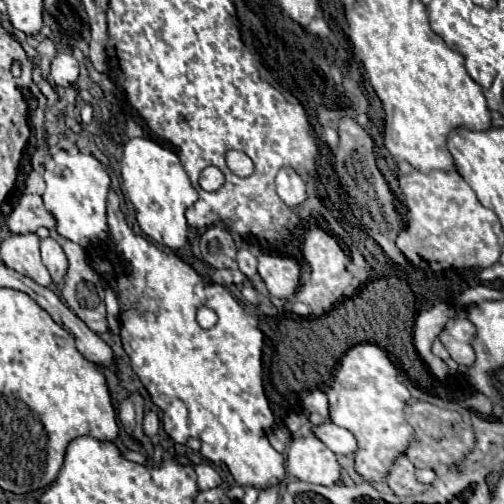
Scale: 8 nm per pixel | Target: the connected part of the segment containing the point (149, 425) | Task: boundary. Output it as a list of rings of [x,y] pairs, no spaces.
[[[145,413],[145,421],[143,421],[143,431],[147,437],[155,437],[159,431],[159,417],[155,413]]]

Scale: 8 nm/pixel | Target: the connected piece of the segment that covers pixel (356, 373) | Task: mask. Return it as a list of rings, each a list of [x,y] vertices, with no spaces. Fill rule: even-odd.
[[[359,343],[345,351],[335,371],[333,386],[328,390],[331,421],[349,429],[359,443],[355,455],[355,469],[367,481],[381,483],[397,455],[401,455],[413,439],[413,429],[405,421],[403,409],[411,399],[411,393],[397,379],[397,369],[389,361],[386,351],[373,343]]]

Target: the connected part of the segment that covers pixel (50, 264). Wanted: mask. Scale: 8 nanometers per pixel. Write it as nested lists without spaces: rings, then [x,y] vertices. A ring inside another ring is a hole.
[[[51,237],[41,239],[41,259],[43,259],[43,265],[49,269],[53,281],[57,285],[63,283],[63,277],[67,273],[67,257],[65,257],[61,245],[57,241],[53,241]]]

